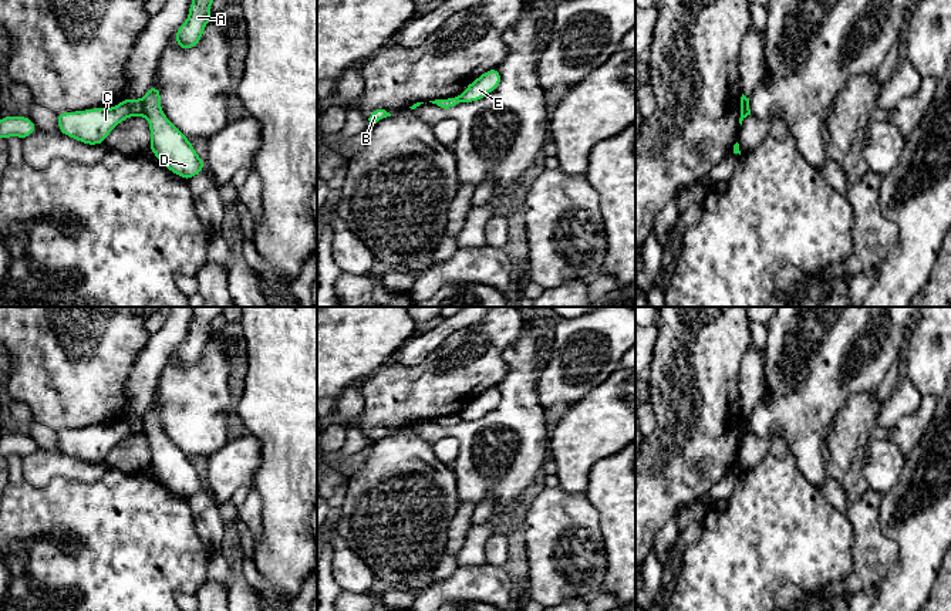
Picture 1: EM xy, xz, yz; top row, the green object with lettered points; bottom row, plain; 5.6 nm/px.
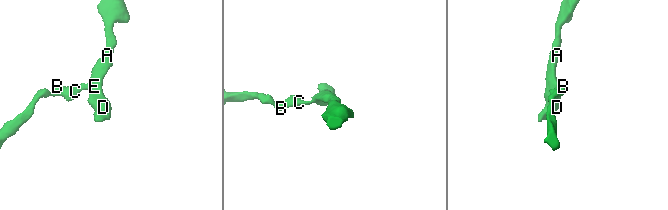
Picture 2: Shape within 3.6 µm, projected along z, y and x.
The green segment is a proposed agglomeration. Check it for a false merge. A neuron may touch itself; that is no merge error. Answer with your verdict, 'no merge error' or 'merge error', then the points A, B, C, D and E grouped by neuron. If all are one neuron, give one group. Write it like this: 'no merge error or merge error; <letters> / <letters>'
merge error; A D E / B C

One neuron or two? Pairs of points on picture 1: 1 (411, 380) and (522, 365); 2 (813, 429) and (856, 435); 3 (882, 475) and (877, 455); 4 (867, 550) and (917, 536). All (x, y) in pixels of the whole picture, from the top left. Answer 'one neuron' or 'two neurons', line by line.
1: two neurons
2: two neurons
3: one neuron
4: two neurons

